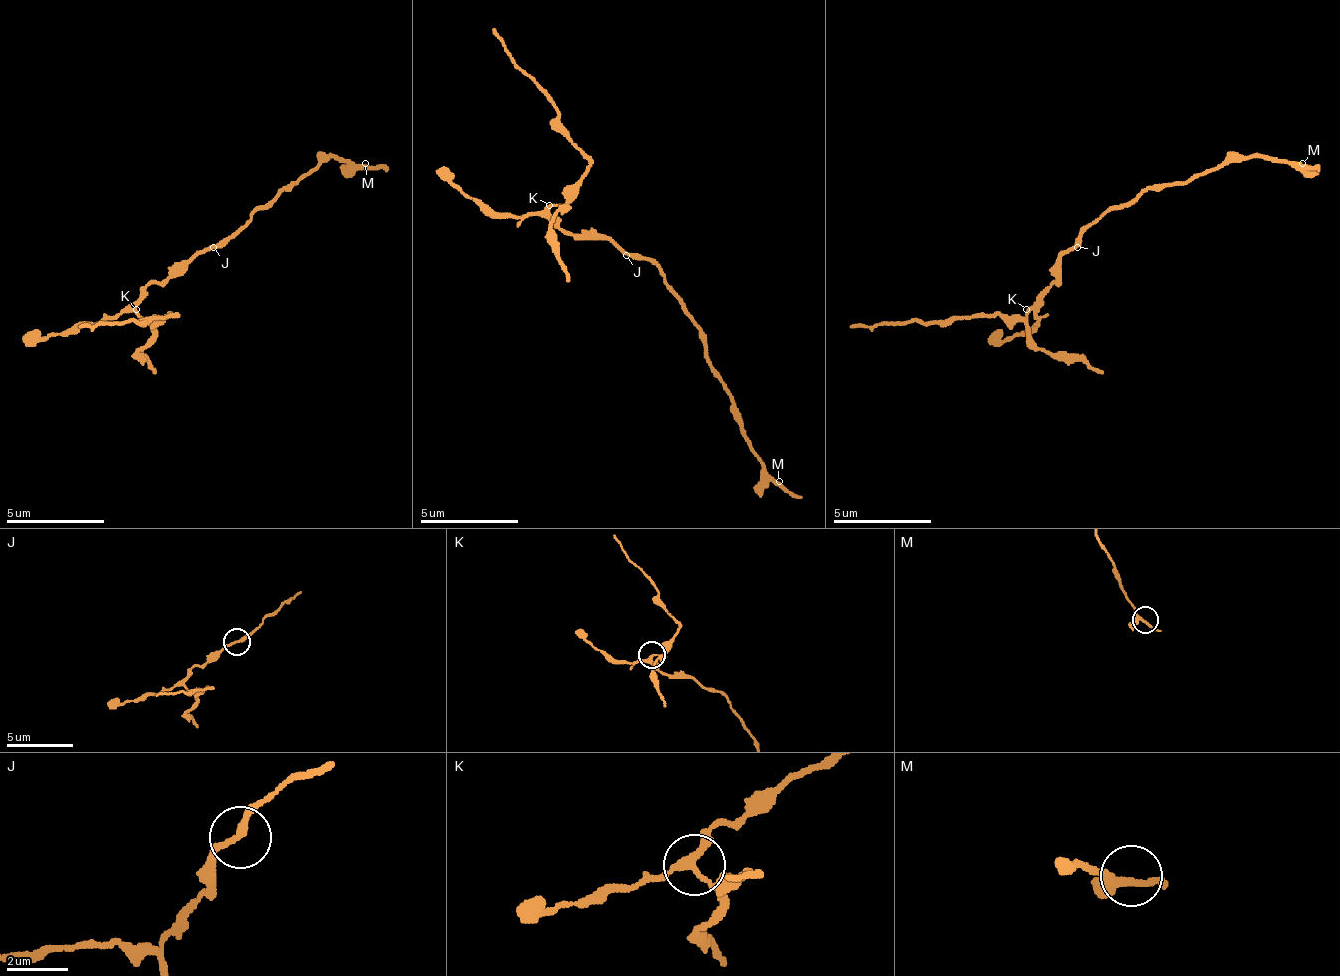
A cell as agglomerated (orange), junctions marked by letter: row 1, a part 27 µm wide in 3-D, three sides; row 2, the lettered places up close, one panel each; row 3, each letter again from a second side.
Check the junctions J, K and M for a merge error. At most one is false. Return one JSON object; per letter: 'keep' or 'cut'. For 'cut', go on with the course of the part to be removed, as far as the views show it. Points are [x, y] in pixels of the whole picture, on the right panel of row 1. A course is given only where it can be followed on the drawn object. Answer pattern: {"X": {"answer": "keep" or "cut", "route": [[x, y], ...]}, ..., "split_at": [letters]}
{"J": {"answer": "keep"}, "K": {"answer": "cut", "route": [[1028, 310], [1023, 320], [978, 315], [851, 325]]}, "M": {"answer": "keep"}, "split_at": ["K"]}

